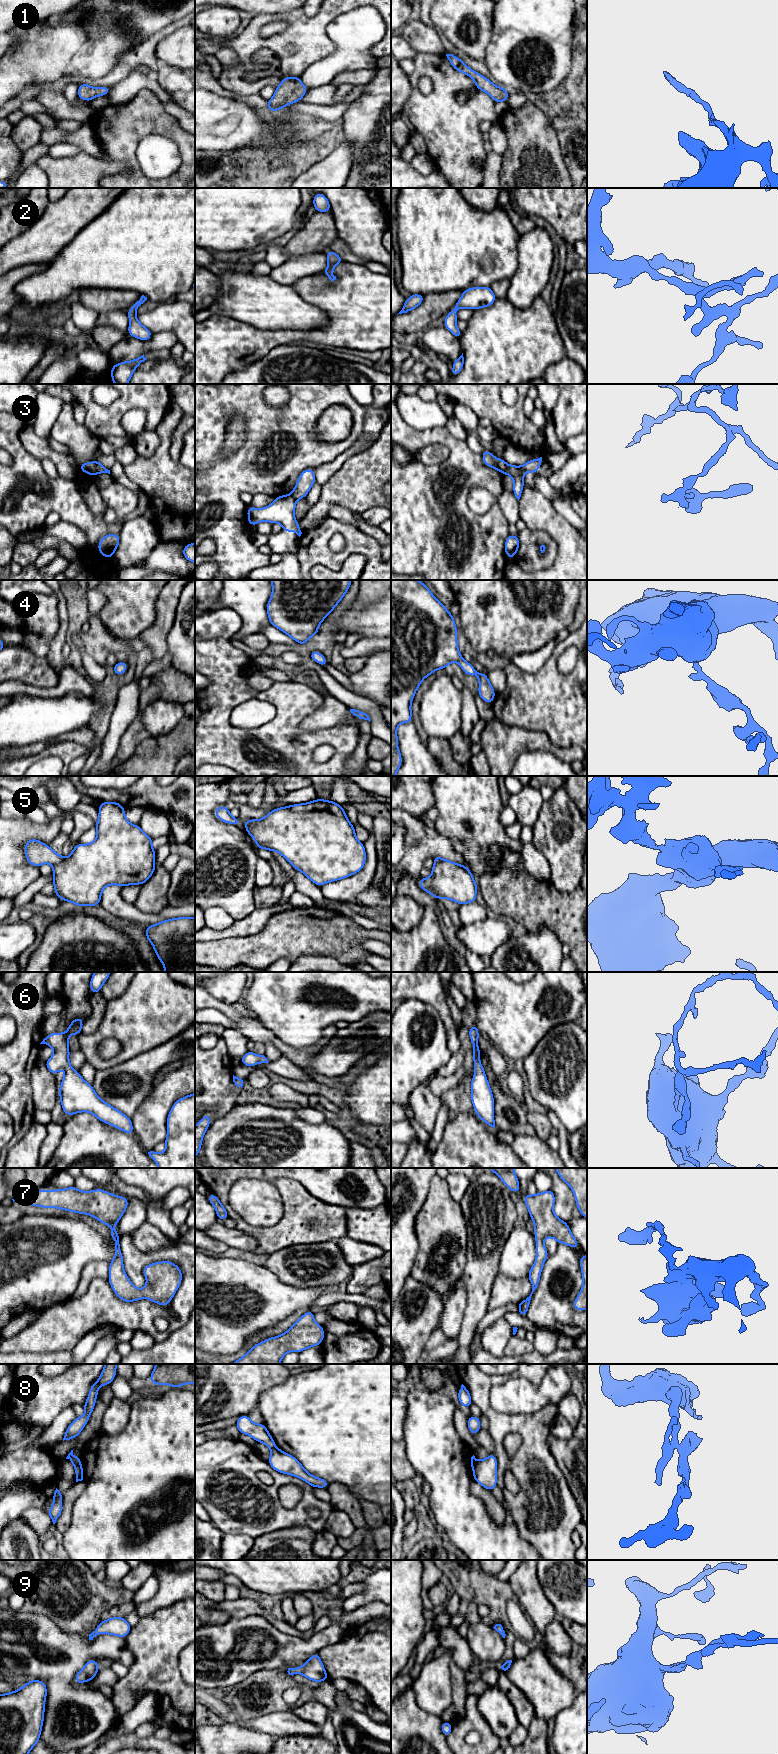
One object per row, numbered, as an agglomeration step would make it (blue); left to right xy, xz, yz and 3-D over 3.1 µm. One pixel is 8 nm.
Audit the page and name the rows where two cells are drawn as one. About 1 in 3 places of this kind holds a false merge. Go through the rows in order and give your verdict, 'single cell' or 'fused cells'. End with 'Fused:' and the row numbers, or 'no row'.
1: single cell
2: single cell
3: fused cells
4: single cell
5: fused cells
6: single cell
7: single cell
8: fused cells
9: single cell
Fused: 3, 5, 8

